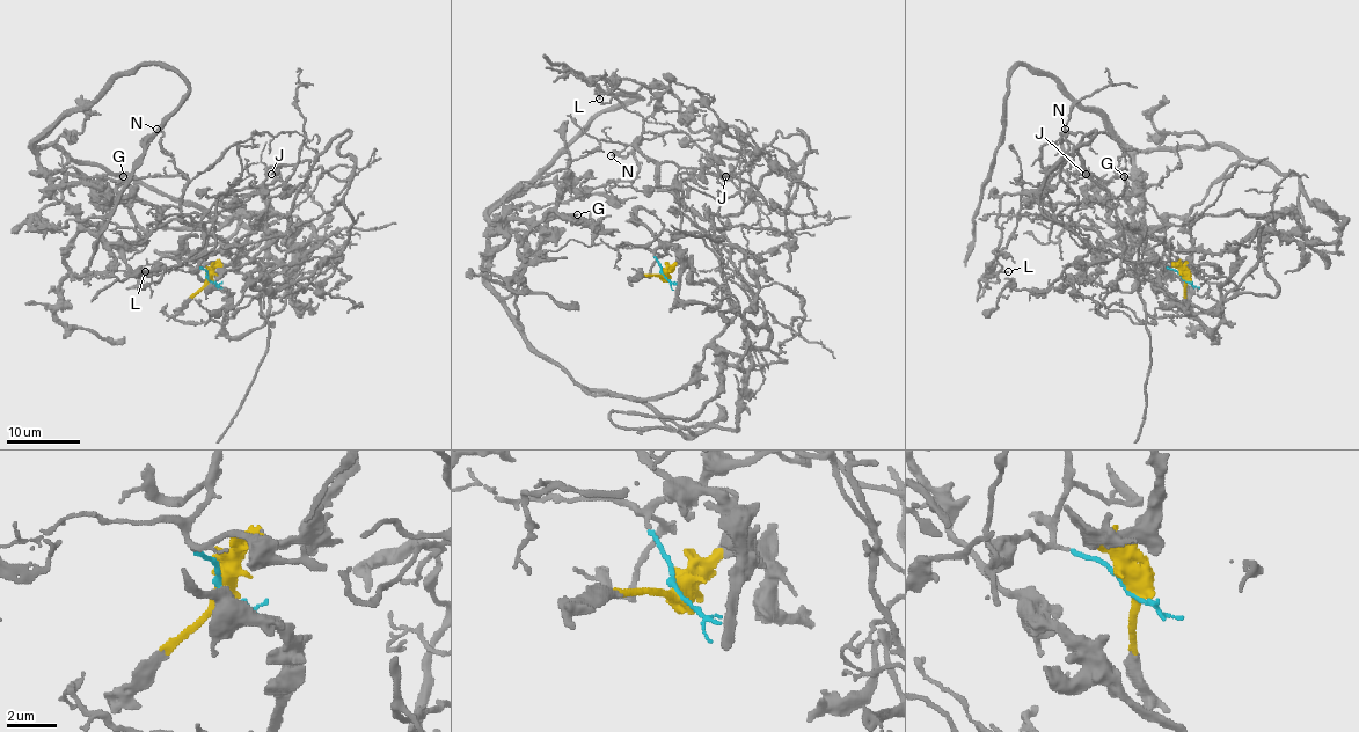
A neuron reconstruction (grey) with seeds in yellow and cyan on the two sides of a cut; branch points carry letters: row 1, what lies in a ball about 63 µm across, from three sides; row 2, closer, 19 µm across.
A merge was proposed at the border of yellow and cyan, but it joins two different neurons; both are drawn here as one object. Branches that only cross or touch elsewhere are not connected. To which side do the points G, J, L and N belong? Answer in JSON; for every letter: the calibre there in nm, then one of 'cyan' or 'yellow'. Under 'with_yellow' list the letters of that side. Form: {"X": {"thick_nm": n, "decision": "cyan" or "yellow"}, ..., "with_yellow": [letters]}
{"G": {"thick_nm": 170, "decision": "yellow"}, "J": {"thick_nm": 170, "decision": "cyan"}, "L": {"thick_nm": 160, "decision": "cyan"}, "N": {"thick_nm": 160, "decision": "cyan"}, "with_yellow": ["G"]}

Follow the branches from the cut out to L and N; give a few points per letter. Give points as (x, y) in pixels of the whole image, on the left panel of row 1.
L: (209, 279), (202, 266), (216, 262), (264, 284), (238, 248), (183, 218), (196, 213), (203, 244), (146, 271)
N: (209, 279), (202, 266), (216, 262), (264, 284), (264, 273), (238, 248), (183, 218), (187, 180), (156, 129)

